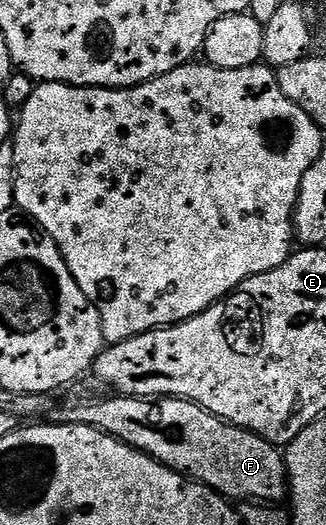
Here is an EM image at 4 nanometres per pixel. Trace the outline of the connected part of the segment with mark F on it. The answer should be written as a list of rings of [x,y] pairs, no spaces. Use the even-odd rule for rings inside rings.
[[[110,395],[110,400],[89,400],[86,404],[73,404],[70,408],[57,408],[51,416],[54,424],[78,424],[91,426],[103,434],[123,441],[127,446],[146,452],[148,456],[189,477],[215,489],[230,501],[249,500],[245,502],[281,502],[286,499],[289,490],[289,471],[285,469],[282,449],[248,432],[246,428],[236,428],[226,420],[220,420],[194,400],[182,400],[180,396],[163,396],[160,398],[142,398],[139,396]]]

